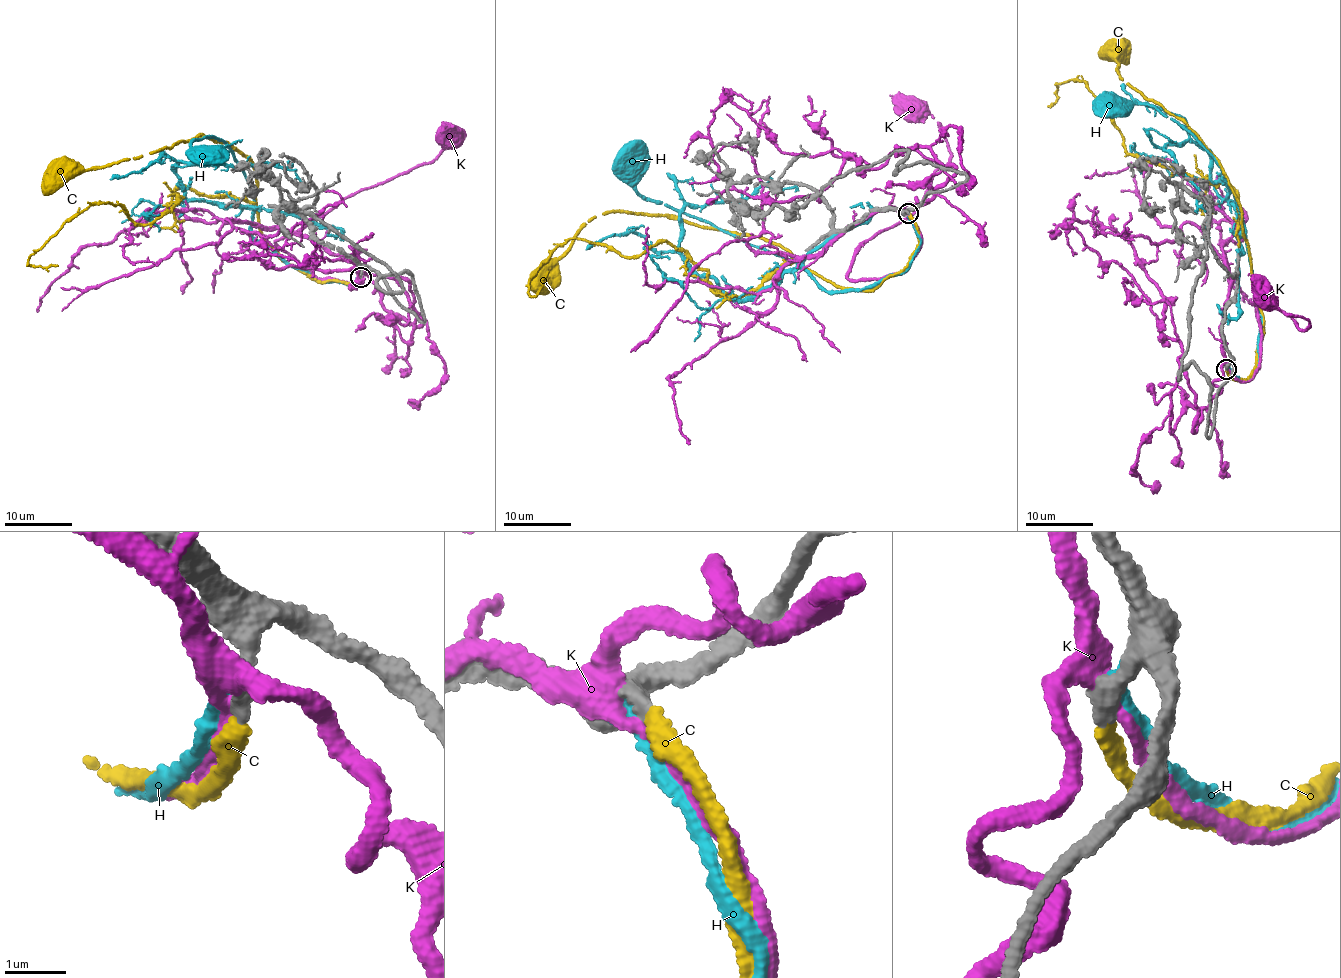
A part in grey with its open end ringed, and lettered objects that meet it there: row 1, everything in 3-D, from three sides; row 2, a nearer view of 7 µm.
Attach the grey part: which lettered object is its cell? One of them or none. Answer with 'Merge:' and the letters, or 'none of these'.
Merge: C

